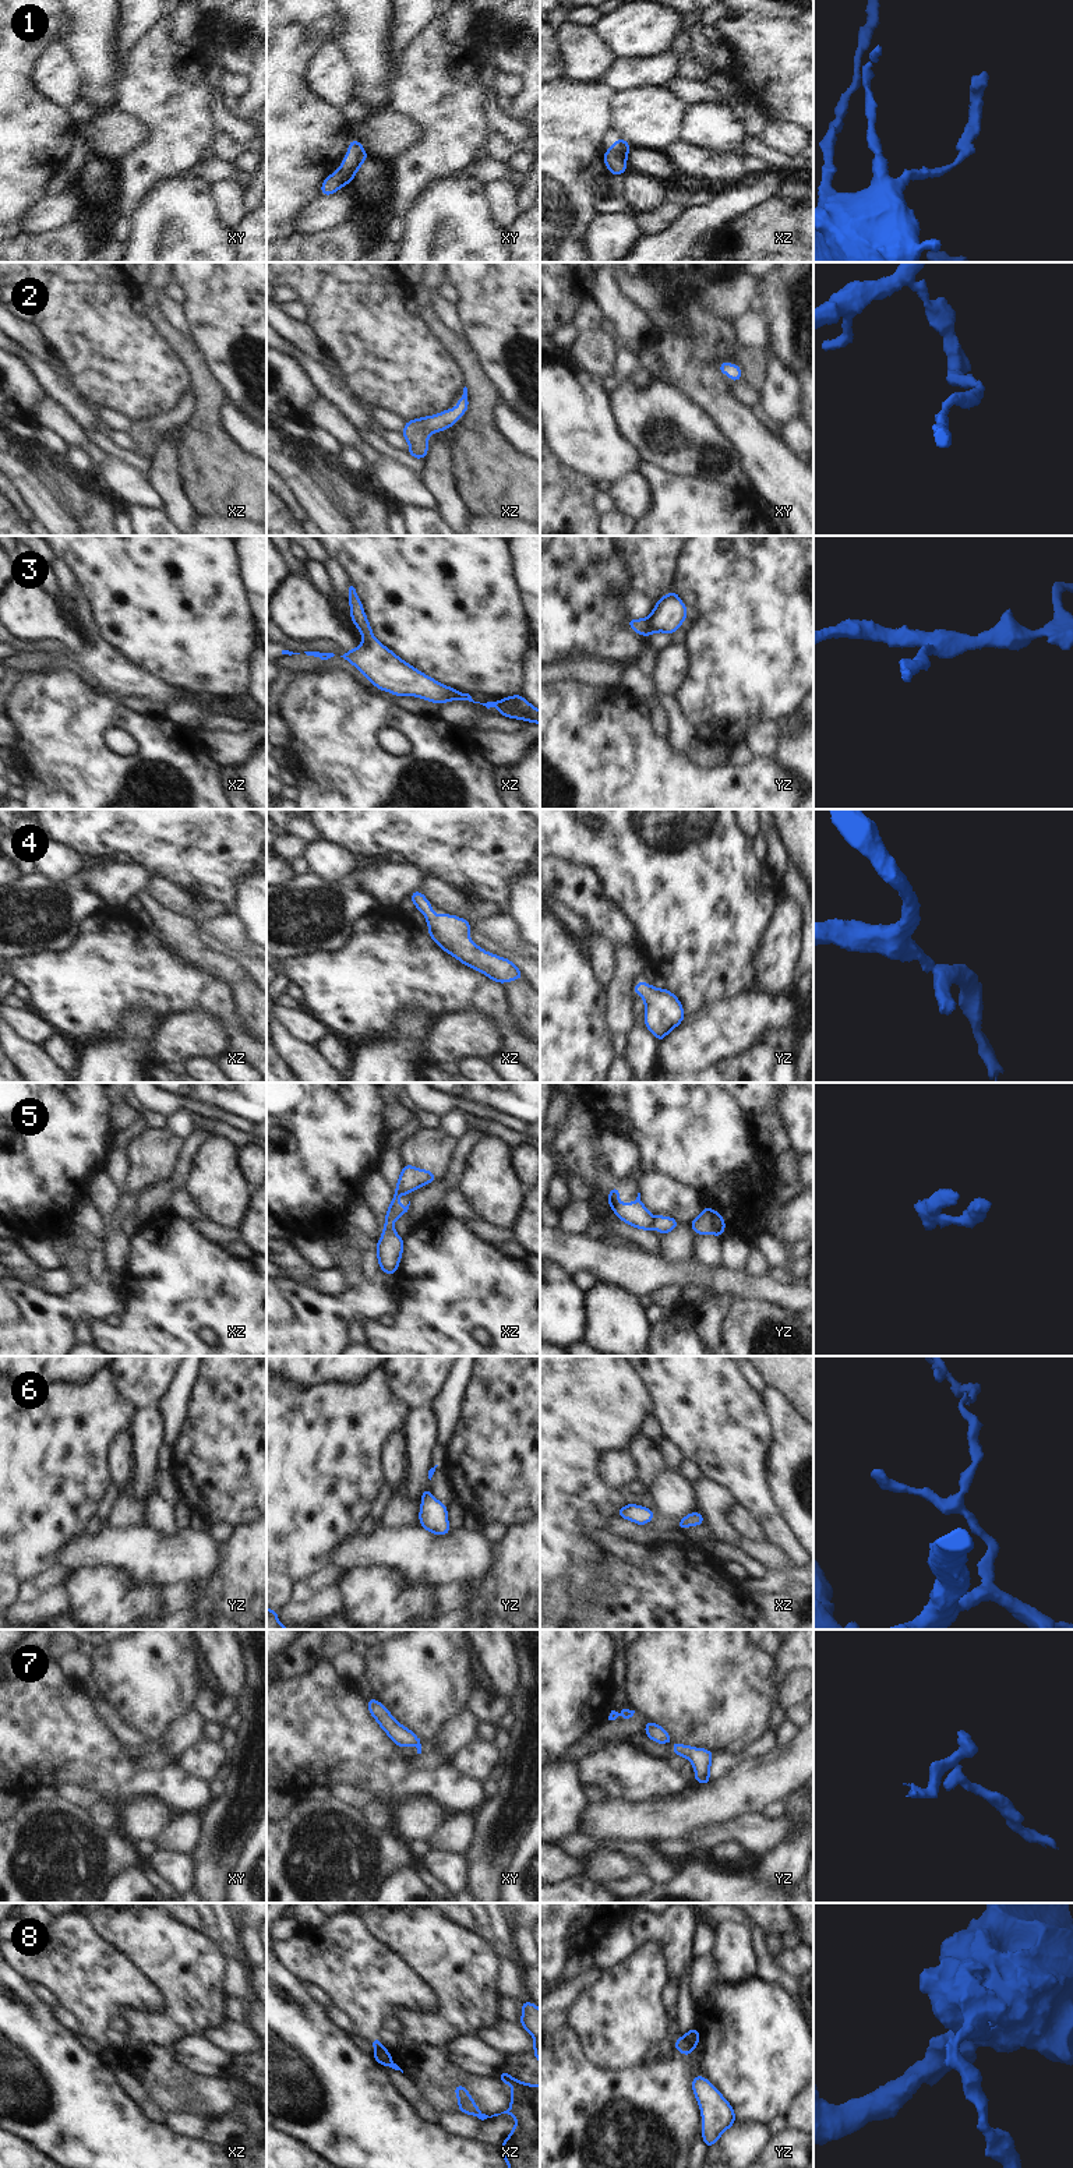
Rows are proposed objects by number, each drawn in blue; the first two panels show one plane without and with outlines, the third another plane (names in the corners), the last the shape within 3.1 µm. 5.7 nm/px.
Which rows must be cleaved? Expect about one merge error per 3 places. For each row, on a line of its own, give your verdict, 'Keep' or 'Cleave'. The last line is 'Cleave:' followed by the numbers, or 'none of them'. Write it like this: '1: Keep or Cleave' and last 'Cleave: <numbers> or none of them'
1: Cleave
2: Keep
3: Keep
4: Keep
5: Cleave
6: Keep
7: Cleave
8: Cleave
Cleave: 1, 5, 7, 8

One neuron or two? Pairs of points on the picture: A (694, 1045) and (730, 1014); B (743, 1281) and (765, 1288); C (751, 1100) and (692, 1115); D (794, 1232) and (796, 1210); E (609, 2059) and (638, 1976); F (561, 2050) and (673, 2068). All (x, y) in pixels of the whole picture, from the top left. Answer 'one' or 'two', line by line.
A: one
B: one
C: two
D: one
E: one
F: one

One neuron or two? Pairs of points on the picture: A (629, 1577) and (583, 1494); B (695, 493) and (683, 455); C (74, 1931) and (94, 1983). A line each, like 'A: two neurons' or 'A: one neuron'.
A: two neurons
B: two neurons
C: one neuron

